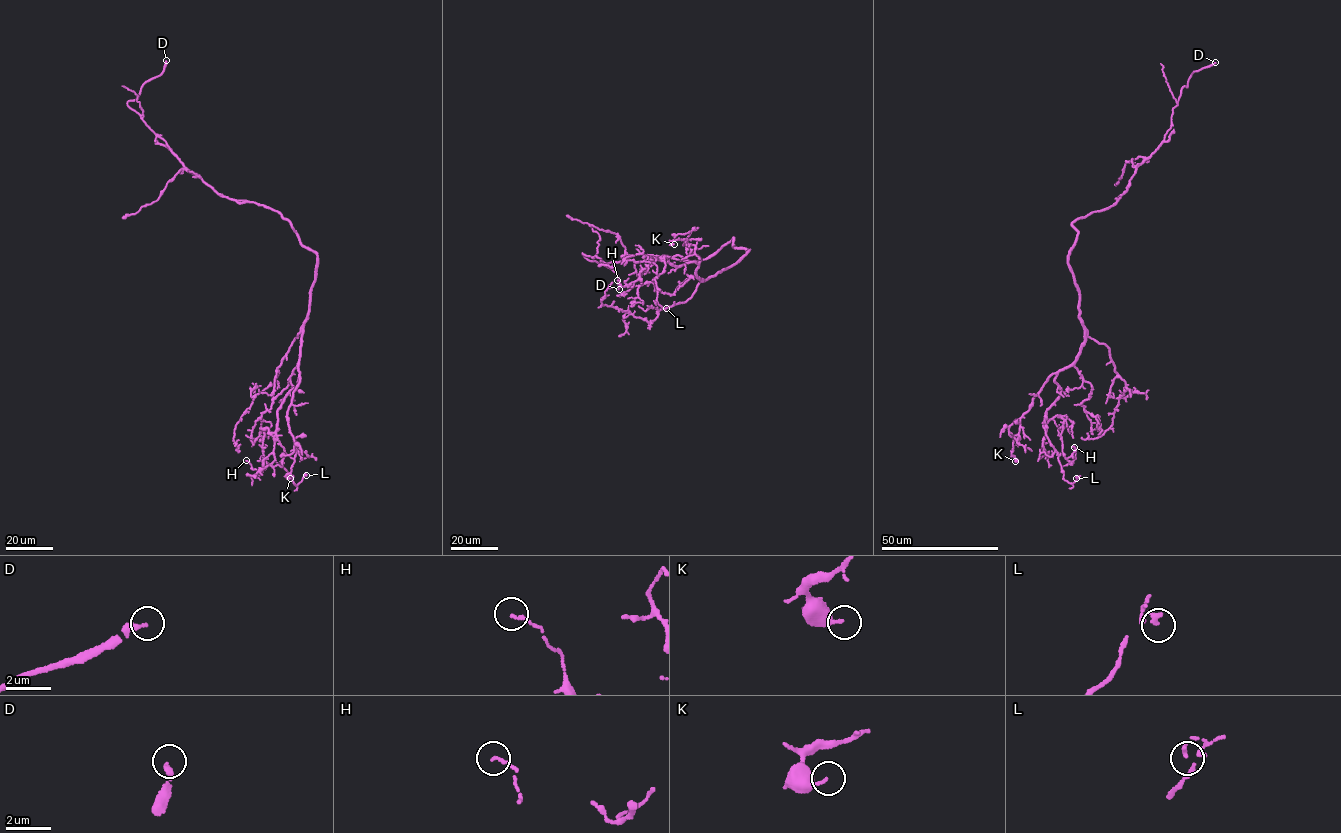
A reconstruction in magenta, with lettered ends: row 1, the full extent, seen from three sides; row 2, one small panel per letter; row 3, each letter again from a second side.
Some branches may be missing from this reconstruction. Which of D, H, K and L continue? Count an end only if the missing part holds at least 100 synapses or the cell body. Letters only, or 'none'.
D

